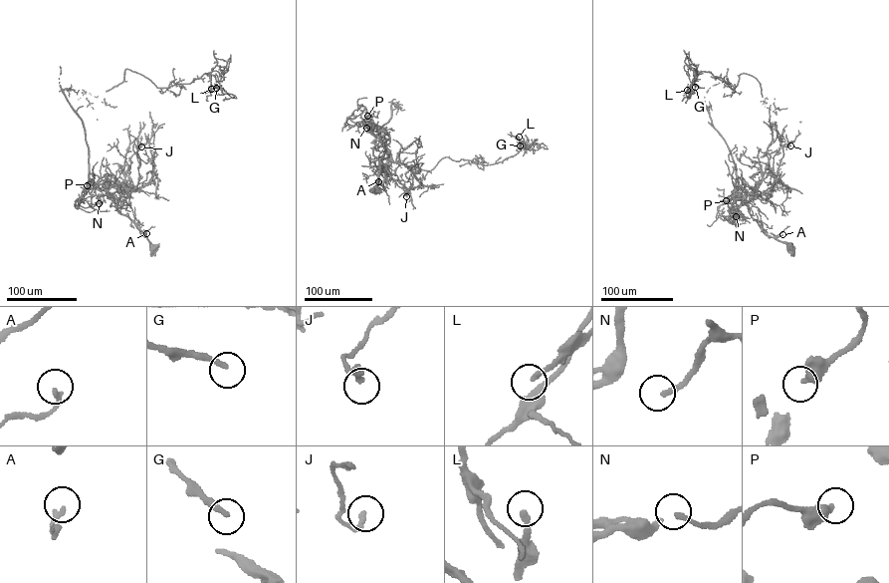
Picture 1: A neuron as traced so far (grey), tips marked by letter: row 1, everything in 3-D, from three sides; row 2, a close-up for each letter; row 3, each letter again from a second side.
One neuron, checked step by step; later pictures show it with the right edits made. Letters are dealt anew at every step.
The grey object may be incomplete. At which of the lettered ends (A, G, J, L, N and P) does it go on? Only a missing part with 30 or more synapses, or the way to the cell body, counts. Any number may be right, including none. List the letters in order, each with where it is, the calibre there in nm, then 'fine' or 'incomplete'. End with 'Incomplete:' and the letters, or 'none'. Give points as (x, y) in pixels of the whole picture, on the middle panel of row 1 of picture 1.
A: place (378, 181); calibre 170 nm; fine
G: place (520, 145); calibre 180 nm; incomplete
J: place (406, 196); calibre 220 nm; fine
L: place (519, 137); calibre 220 nm; incomplete
N: place (366, 128); calibre 190 nm; incomplete
P: place (367, 116); calibre 360 nm; fine
Incomplete: G, L, N

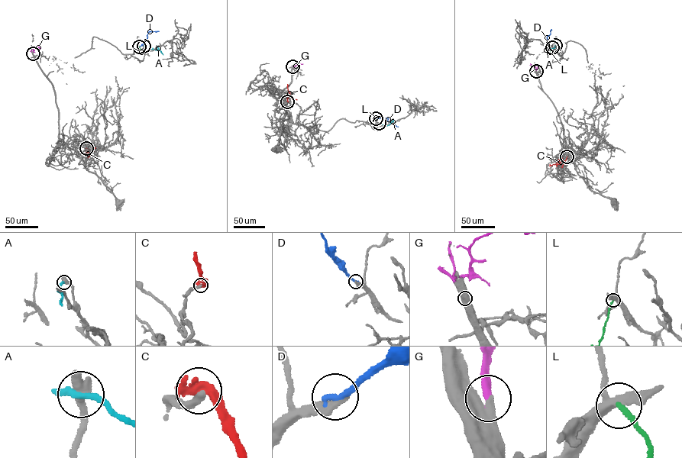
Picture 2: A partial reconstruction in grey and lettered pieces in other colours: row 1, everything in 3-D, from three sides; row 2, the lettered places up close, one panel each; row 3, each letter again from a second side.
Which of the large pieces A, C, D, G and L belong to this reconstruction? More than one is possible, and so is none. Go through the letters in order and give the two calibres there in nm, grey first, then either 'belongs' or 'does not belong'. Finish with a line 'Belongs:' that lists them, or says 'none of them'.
A: 550 nm thick on the grey side, 240 nm on the other; does not belong
C: 320 nm thick on the grey side, 550 nm on the other; does not belong
D: 360 nm thick on the grey side, 260 nm on the other; does not belong
G: 550 nm thick on the grey side, 360 nm on the other; belongs
L: 320 nm thick on the grey side, 180 nm on the other; does not belong
Belongs: G

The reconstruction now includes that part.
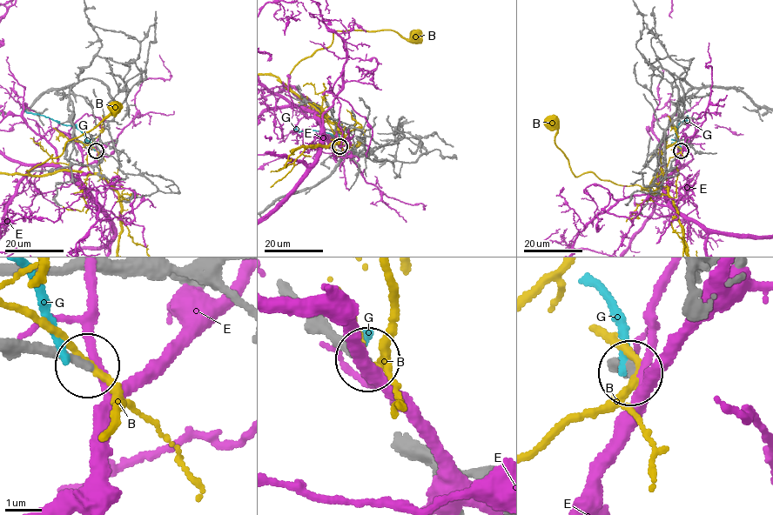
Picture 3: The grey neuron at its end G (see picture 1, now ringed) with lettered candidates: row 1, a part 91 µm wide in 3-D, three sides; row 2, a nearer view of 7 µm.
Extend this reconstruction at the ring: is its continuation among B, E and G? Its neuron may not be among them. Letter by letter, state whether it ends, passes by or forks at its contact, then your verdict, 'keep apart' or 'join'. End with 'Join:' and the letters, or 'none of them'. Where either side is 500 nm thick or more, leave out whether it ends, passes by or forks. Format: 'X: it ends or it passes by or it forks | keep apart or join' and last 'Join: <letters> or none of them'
B: it passes by | keep apart
E: it forks | keep apart
G: it ends | keep apart
Join: none of them

